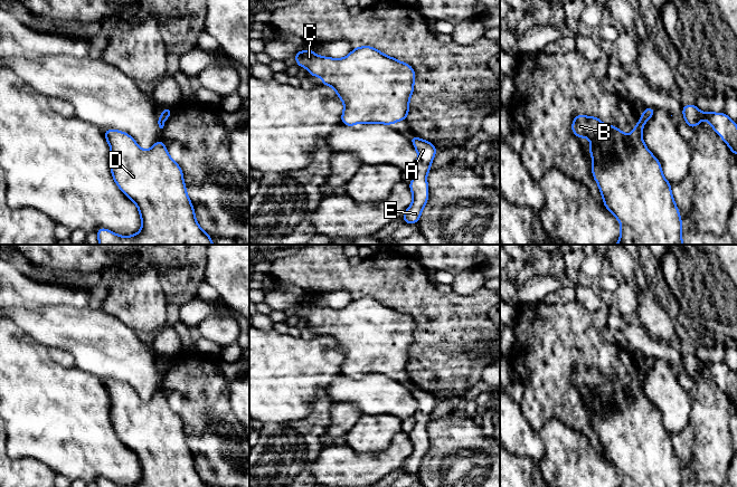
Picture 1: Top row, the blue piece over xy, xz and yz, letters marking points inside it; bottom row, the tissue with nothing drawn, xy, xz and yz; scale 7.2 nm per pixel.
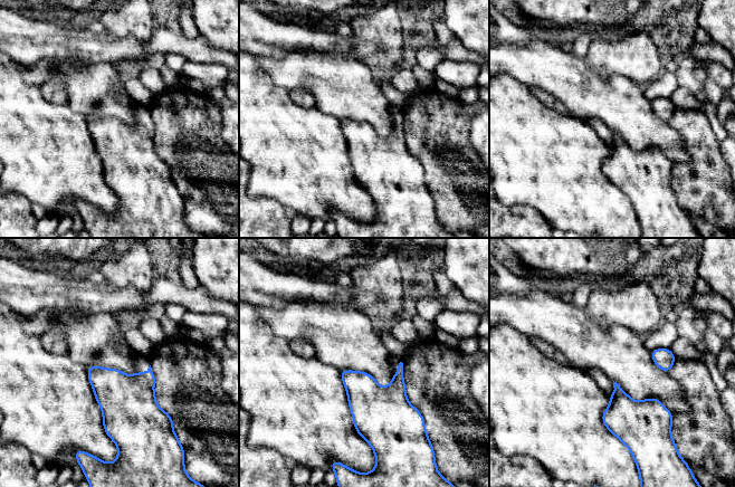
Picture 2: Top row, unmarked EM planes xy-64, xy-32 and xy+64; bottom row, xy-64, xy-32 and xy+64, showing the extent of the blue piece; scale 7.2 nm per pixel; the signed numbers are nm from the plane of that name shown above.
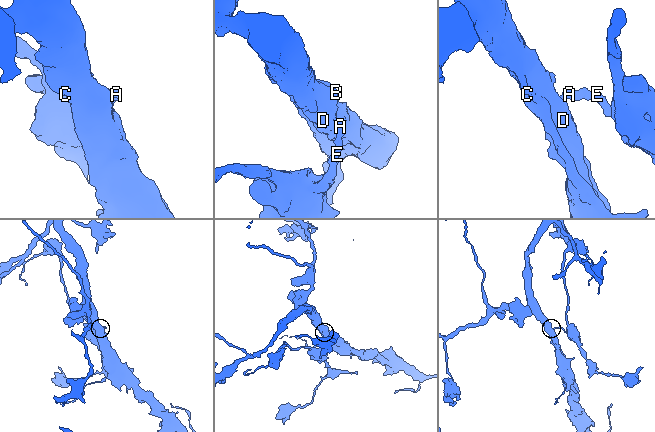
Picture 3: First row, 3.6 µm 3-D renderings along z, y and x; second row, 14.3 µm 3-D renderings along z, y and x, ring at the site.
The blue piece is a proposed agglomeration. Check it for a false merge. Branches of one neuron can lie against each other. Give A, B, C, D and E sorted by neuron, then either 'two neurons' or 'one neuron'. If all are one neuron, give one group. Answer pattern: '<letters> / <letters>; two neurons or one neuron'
A E / B C D; two neurons

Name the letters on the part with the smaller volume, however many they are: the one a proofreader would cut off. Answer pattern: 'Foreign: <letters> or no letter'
Foreign: A, E

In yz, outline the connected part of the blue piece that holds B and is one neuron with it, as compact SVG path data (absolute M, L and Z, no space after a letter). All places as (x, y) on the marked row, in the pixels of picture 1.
M575 115L571 132L577 139L586 137L592 142L588 152L593 160L593 178L598 184L604 206L621 225L621 236L615 245L683 245L682 220L671 193L671 183L665 180L659 160L643 142L642 130L644 125L645 121L641 117L631 131L630 137L626 139L625 131L602 123L598 116Z

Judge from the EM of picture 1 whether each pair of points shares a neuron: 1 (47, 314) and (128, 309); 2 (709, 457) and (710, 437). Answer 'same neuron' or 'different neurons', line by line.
1: different neurons
2: same neuron

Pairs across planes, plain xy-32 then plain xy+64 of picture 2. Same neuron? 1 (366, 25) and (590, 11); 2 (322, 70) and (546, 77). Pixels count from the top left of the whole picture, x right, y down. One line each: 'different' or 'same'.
1: different
2: same

